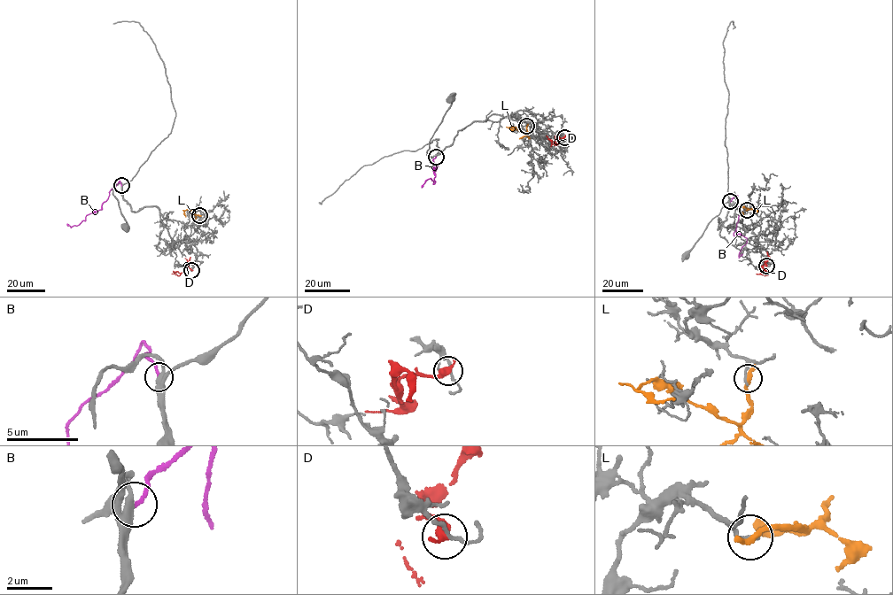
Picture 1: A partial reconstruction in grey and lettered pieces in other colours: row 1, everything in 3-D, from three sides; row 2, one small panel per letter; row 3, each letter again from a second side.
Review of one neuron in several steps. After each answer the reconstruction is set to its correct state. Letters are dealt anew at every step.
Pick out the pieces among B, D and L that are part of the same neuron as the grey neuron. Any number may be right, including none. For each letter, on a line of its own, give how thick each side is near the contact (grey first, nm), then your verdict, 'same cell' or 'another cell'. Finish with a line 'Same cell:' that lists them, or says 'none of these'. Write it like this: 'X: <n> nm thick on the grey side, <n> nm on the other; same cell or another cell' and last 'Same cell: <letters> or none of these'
B: 280 nm thick on the grey side, 170 nm on the other; another cell
D: 130 nm thick on the grey side, 440 nm on the other; another cell
L: 170 nm thick on the grey side, 320 nm on the other; another cell
Same cell: none of these

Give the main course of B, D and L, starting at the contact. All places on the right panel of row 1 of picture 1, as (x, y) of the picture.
B: (730, 201), (737, 196), (741, 211), (733, 233), (747, 238), (739, 256), (742, 253)
D: (766, 266), (764, 262), (763, 268), (766, 272), (756, 274)
L: (747, 210), (752, 209), (740, 208), (743, 215)

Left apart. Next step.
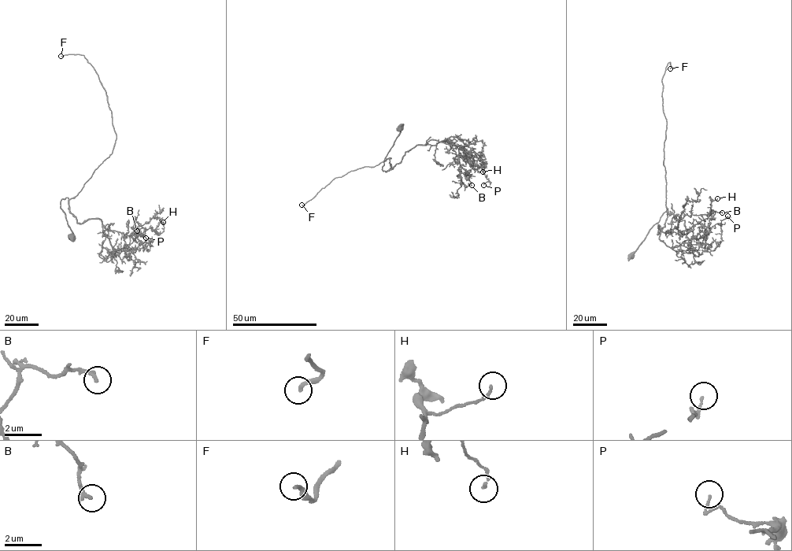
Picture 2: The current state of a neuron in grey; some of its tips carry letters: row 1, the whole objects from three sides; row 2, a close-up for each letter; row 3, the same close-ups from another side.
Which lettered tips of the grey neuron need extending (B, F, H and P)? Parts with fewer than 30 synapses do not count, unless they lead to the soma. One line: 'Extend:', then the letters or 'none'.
Extend: F

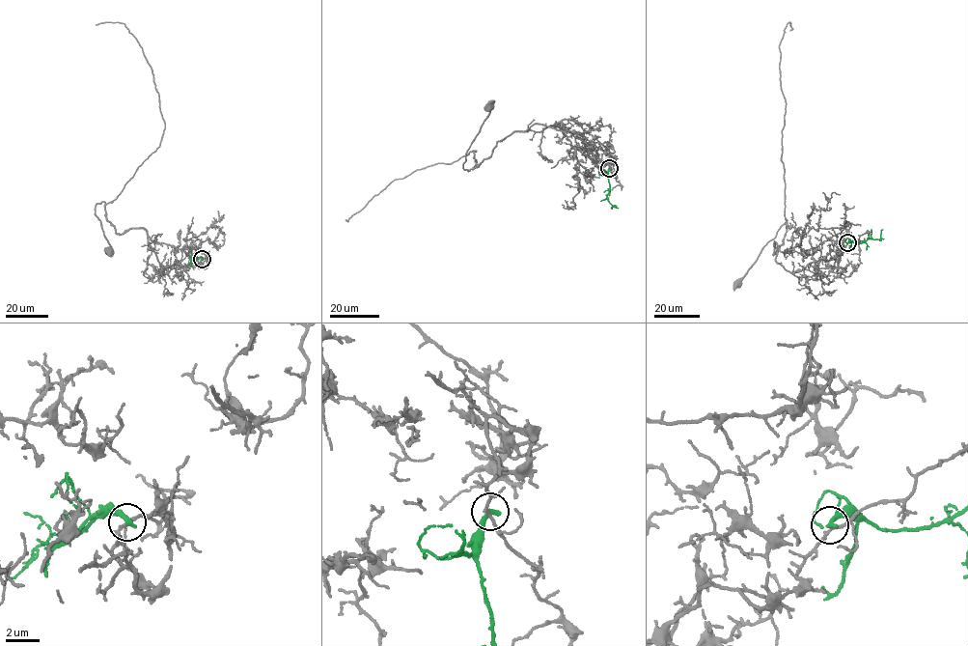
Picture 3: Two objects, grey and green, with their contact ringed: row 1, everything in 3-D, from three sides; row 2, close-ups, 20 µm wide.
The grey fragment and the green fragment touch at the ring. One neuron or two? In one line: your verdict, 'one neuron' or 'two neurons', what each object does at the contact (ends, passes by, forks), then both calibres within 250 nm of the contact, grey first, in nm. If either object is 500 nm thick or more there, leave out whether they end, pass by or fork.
two neurons | grey passes by | green ends | 150/360 nm

